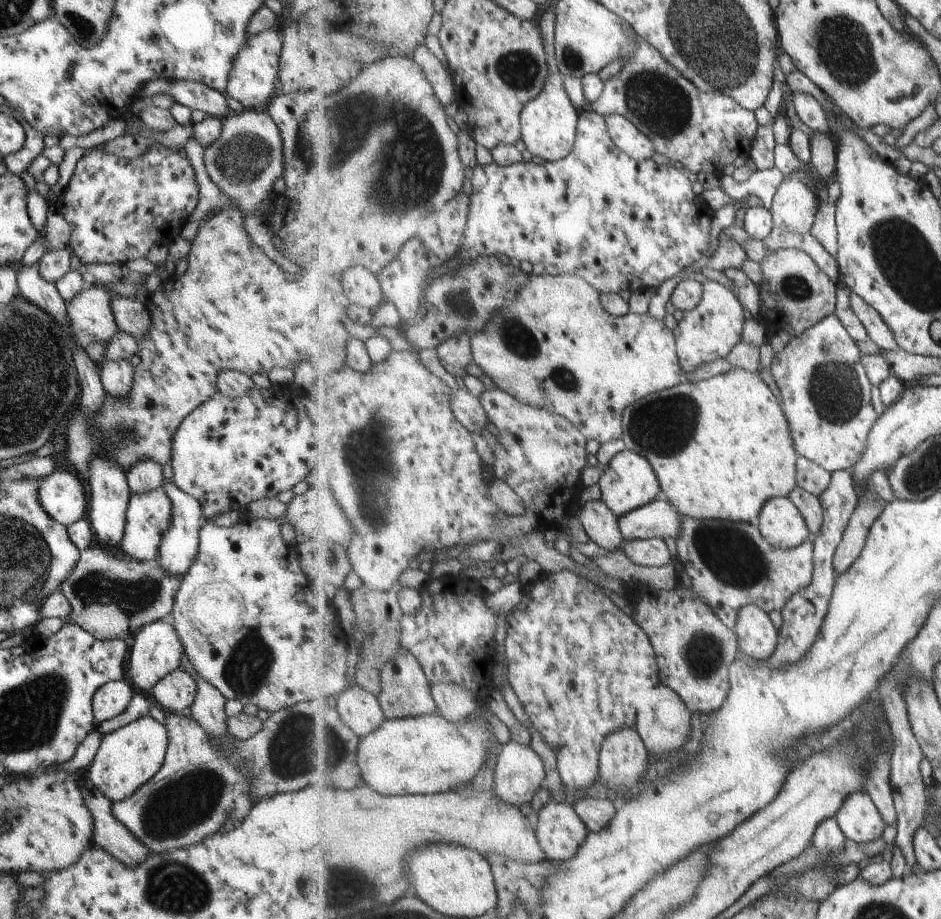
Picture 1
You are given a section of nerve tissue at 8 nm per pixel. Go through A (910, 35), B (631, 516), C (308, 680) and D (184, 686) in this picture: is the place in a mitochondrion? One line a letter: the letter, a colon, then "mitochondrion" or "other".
A: other
B: other
C: other
D: other

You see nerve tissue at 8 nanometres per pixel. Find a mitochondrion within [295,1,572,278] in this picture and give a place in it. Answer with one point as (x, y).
(418, 154)

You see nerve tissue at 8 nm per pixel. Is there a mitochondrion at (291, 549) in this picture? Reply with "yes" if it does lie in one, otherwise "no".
no

